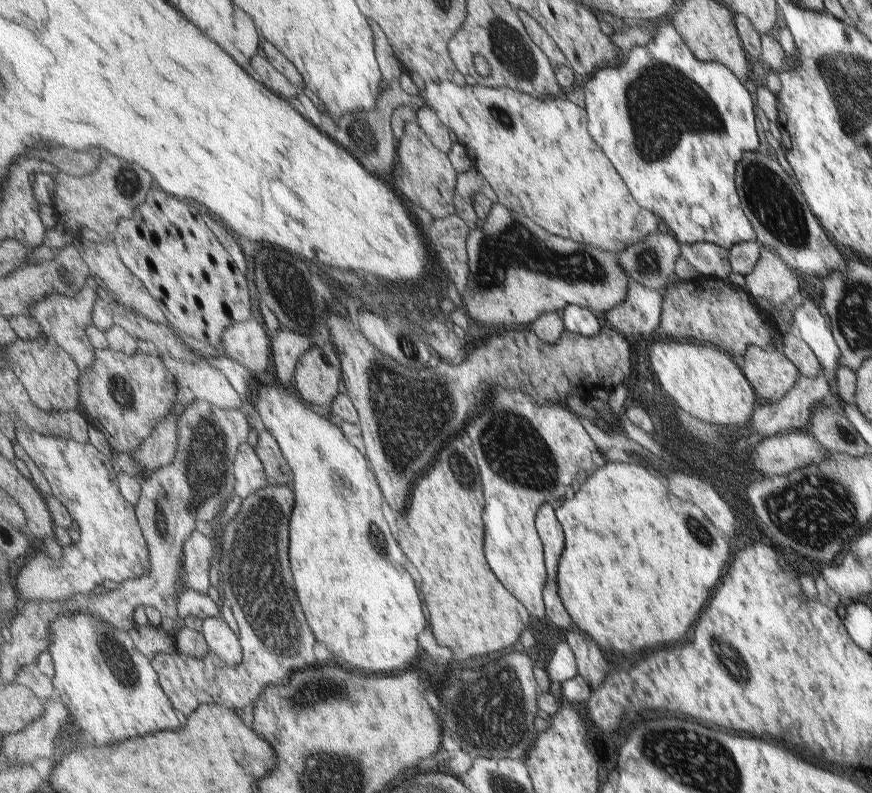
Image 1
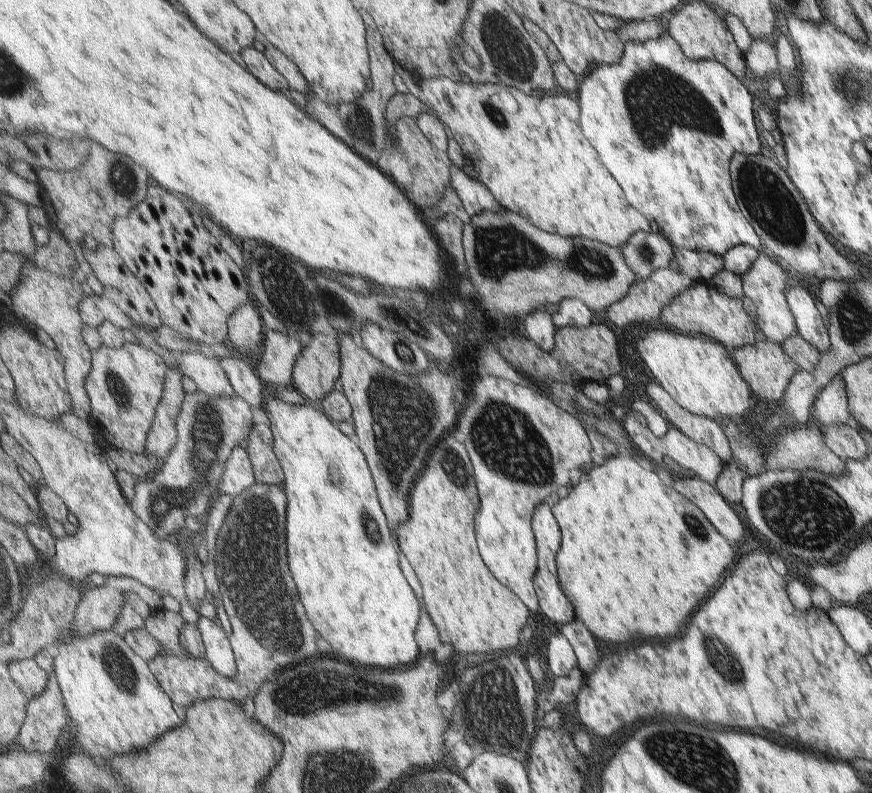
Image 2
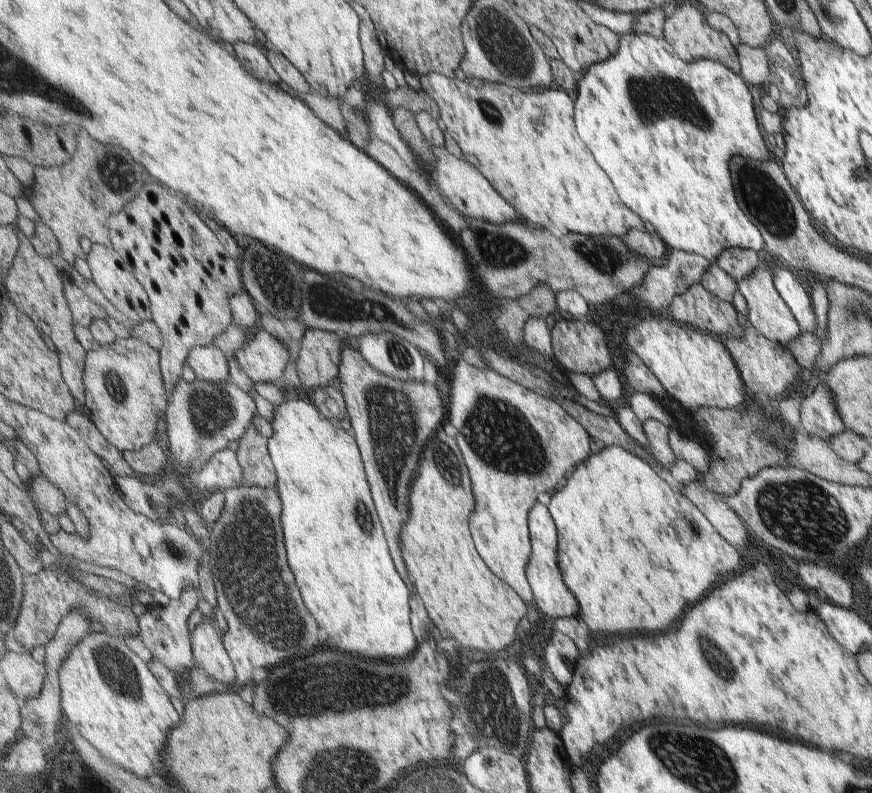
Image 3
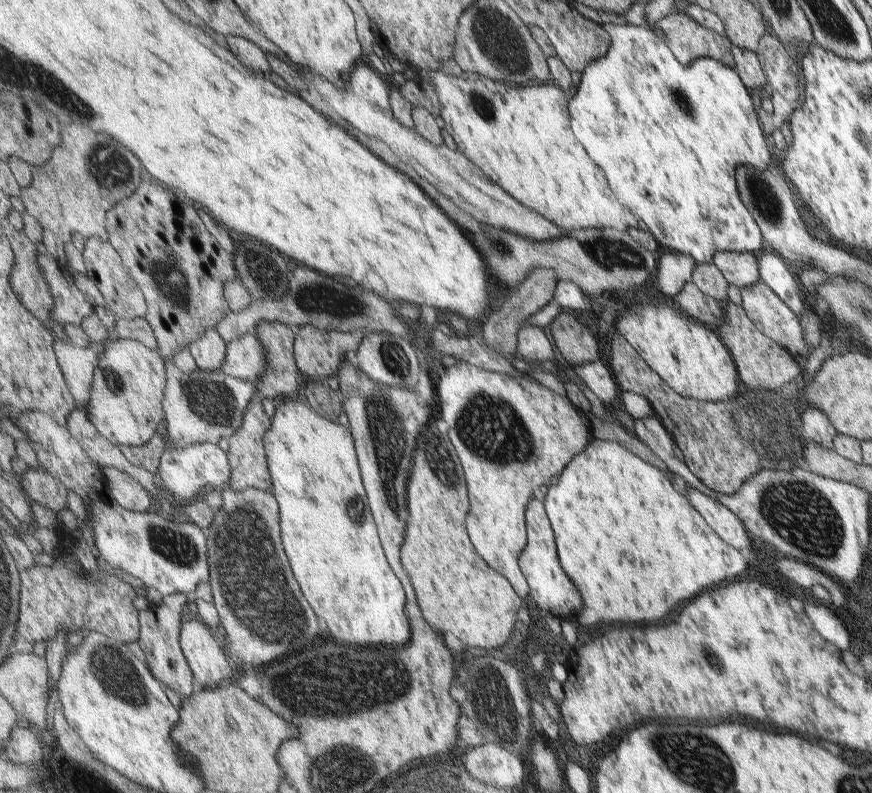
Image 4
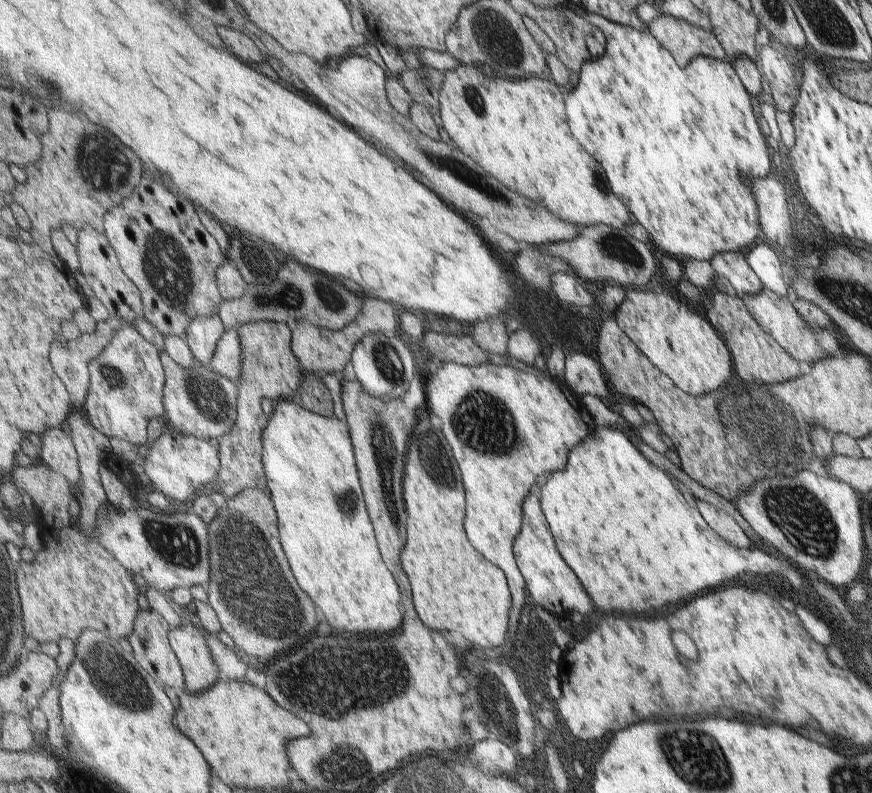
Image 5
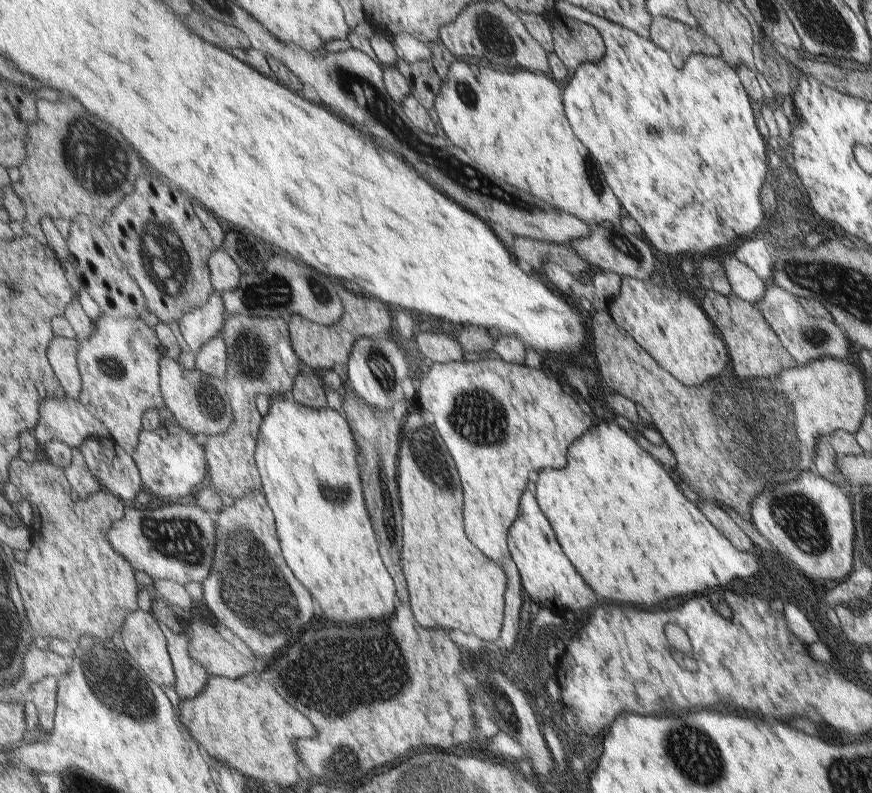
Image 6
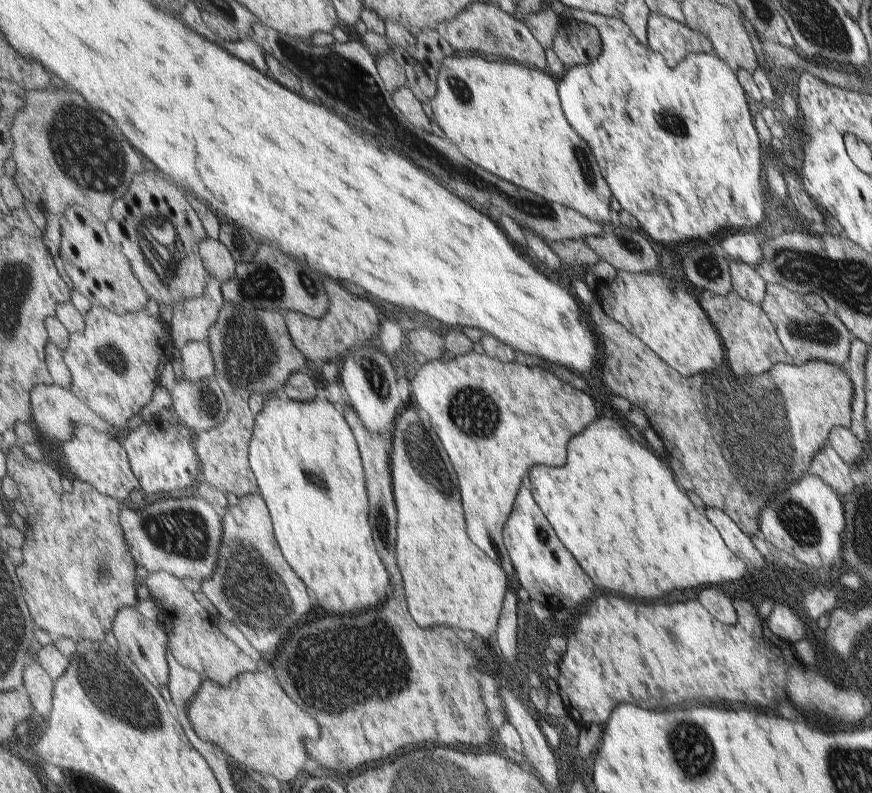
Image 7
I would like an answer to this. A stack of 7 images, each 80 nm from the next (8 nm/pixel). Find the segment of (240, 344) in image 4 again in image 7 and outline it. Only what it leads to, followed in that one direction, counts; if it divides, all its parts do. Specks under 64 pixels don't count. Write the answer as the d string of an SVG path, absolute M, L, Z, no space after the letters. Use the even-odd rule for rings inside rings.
M195 341L179 348L180 364L183 373L183 379L197 382L202 378L216 377L216 358L210 345L207 341Z

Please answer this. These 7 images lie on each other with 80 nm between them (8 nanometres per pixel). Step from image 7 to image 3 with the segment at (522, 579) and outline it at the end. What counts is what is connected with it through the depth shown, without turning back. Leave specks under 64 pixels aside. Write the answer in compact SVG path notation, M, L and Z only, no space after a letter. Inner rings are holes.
M538 503L530 512L530 535L532 540L532 557L527 567L530 585L534 590L534 600L540 610L556 619L571 618L577 614L577 602L571 596L571 590L563 582L561 567L558 563L559 533L550 507Z

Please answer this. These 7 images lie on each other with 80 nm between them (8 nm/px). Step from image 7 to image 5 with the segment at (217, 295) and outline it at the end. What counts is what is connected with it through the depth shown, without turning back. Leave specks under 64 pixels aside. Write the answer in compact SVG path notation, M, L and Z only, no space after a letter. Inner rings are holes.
M219 313L212 317L195 318L188 328L185 339L197 362L208 366L212 364L219 341L226 331Z

